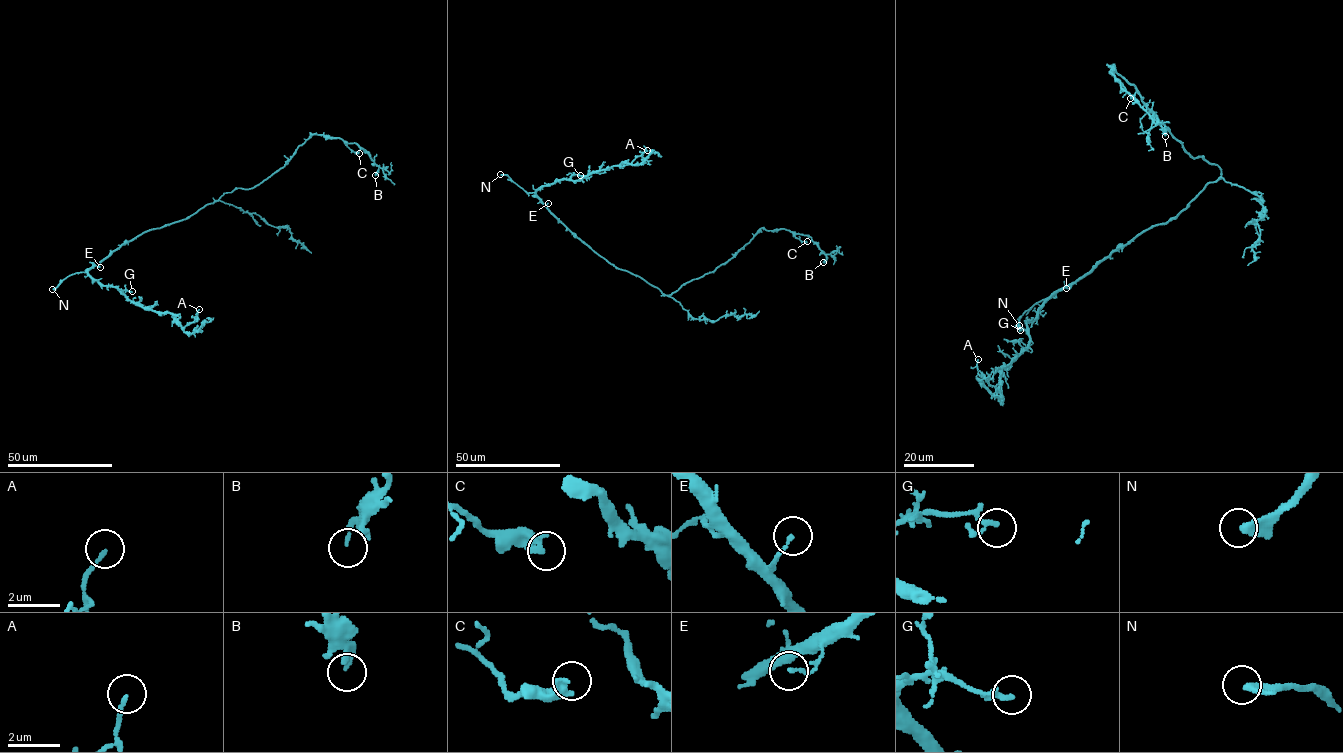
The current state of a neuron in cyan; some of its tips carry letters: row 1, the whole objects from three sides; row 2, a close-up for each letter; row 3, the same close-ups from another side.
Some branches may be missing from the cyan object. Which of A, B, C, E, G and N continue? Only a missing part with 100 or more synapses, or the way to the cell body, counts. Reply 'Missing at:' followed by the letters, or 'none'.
Missing at: N

